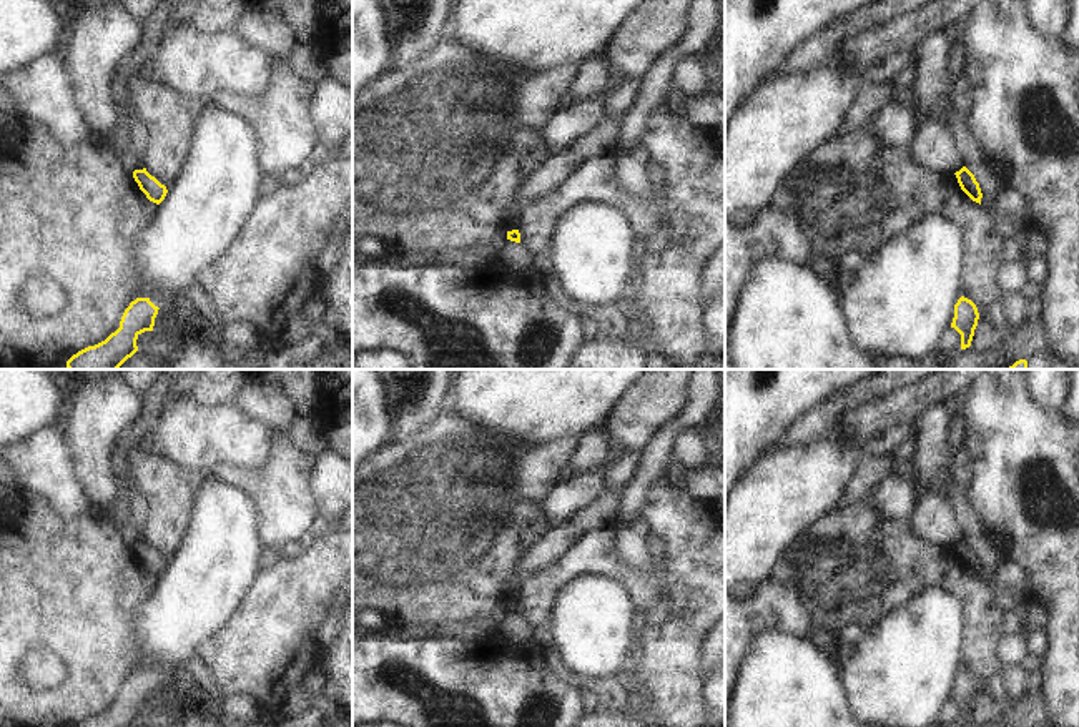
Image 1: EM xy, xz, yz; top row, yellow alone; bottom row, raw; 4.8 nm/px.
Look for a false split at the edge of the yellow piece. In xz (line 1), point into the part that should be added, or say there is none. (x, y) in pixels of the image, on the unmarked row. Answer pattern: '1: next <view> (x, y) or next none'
1: next none

